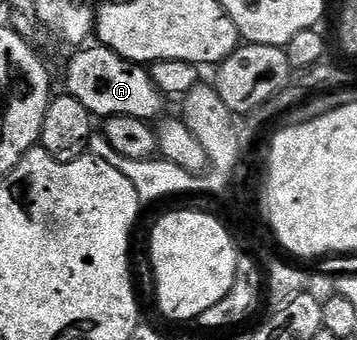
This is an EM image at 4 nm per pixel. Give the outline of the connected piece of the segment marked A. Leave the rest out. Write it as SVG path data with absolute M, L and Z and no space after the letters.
M98 43L91 44L76 48L72 52L75 54L68 59L66 92L82 103L95 119L129 115L133 119L151 123L162 118L165 96L155 85L148 70L134 61L126 61L112 49L106 49Z

